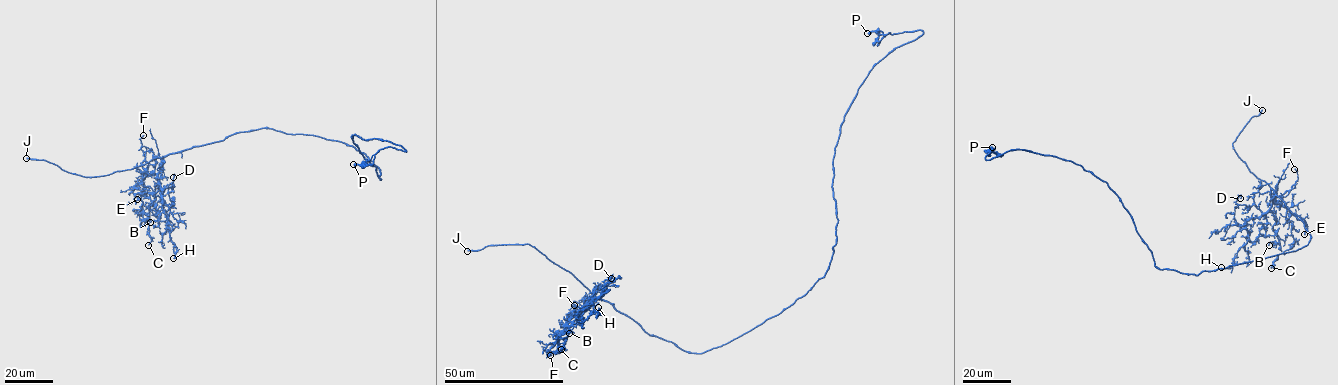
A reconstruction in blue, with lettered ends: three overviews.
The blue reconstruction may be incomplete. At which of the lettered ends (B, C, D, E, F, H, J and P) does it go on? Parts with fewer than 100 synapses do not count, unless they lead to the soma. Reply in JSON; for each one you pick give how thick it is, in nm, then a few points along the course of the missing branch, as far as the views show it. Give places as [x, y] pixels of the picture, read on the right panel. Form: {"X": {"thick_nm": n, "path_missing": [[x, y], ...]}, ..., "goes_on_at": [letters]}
{"J": {"thick_nm": 280}, "goes_on_at": ["J"]}

